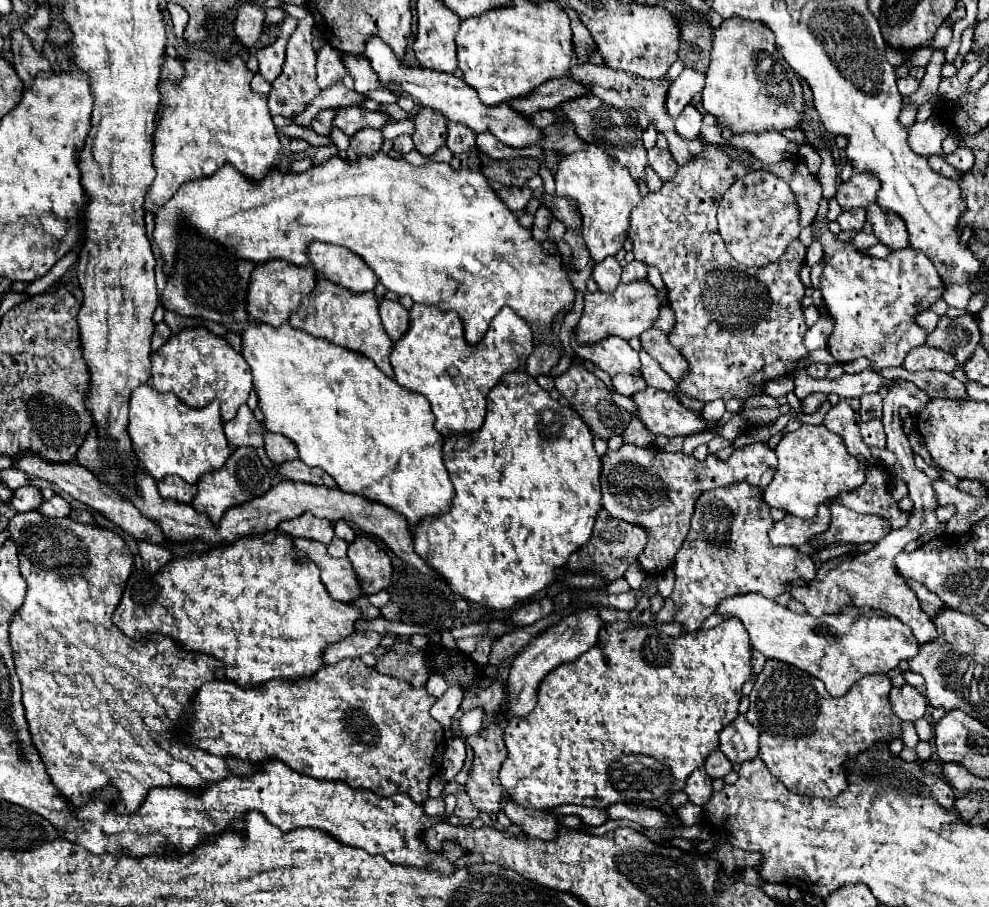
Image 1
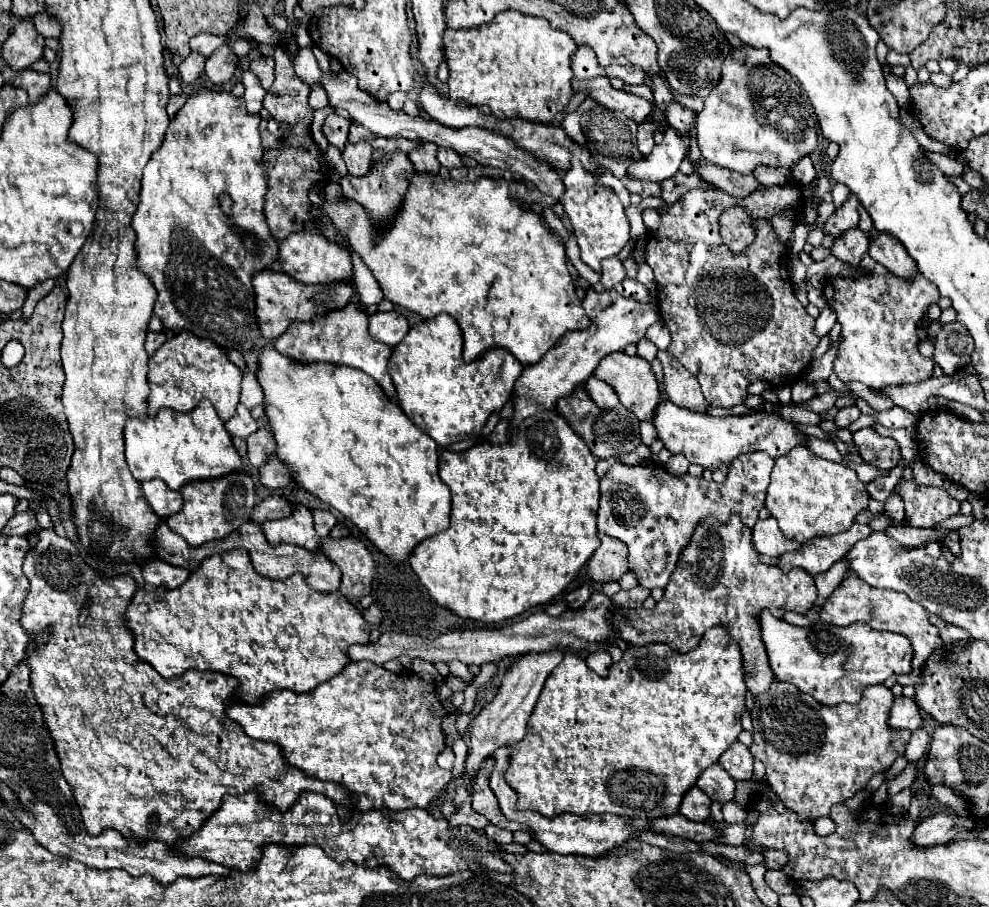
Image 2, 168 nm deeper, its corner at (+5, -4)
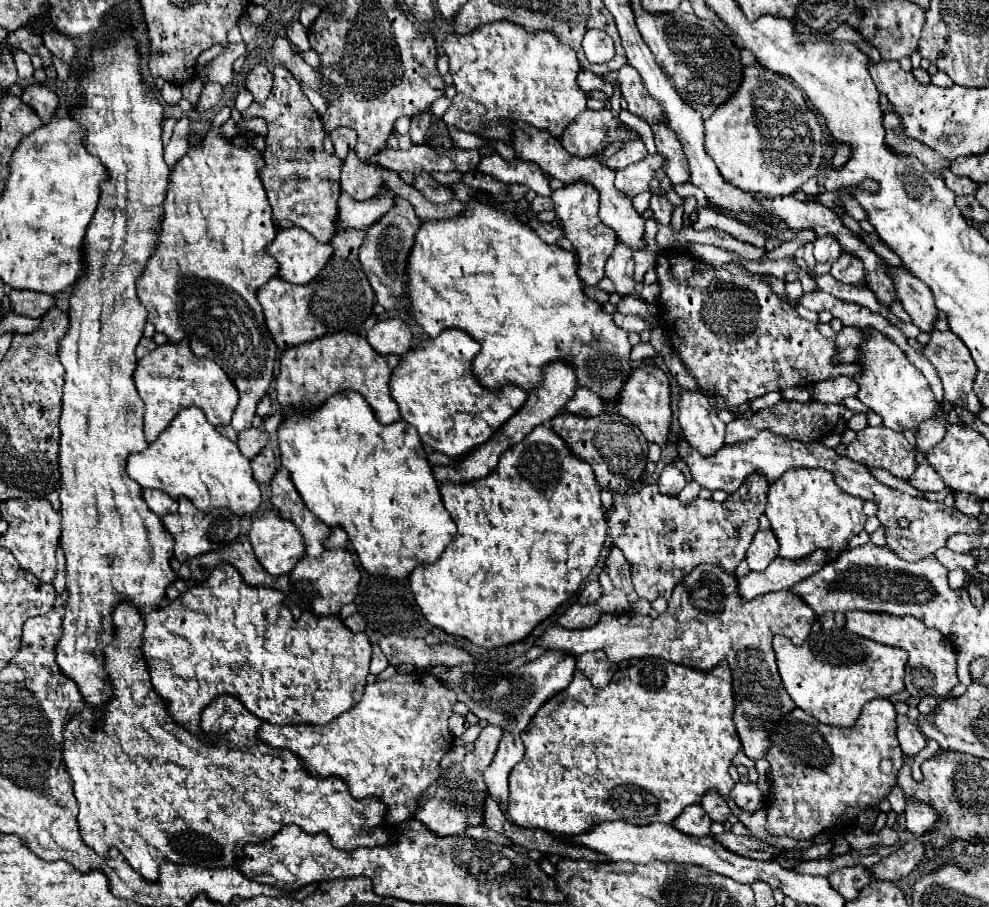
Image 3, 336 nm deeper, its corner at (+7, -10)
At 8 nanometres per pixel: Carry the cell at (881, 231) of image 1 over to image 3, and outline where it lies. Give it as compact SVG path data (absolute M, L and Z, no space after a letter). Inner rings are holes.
M887 267L889 277L895 283L895 291L899 301L903 303L903 309L911 315L913 323L921 327L921 331L933 331L933 321L937 315L933 295L921 279L917 279L911 271L905 267Z

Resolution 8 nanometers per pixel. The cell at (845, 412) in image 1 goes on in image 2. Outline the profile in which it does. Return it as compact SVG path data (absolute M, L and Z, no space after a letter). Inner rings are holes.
M843 407L843 409L839 409L839 413L837 413L837 417L835 417L835 423L837 423L837 427L845 429L845 427L849 427L859 415L861 415L861 411L859 411L857 407Z

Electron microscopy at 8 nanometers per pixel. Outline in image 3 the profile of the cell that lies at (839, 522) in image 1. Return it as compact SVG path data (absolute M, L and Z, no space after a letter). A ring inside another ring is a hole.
M817 549L813 555L803 559L783 559L777 557L769 567L761 573L749 573L739 577L739 591L743 599L753 599L757 595L765 595L771 591L781 591L797 585L799 581L807 579L809 575L823 569L831 559L829 551Z

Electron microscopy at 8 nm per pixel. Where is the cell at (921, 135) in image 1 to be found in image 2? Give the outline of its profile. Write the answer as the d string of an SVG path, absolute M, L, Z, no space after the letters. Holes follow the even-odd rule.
M925 151L925 153L927 153L927 157L929 157L947 177L961 177L961 175L963 175L963 165L961 165L957 159L949 157L949 155L941 155L941 153L929 153L929 151Z

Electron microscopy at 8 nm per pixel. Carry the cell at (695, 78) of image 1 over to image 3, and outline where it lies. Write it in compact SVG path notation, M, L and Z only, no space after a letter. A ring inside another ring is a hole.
M637 141L637 143L625 143L625 147L623 147L621 151L617 151L617 153L607 161L607 165L613 167L615 171L617 171L617 169L625 169L627 165L641 161L645 155L647 155L645 143L641 143L641 141Z

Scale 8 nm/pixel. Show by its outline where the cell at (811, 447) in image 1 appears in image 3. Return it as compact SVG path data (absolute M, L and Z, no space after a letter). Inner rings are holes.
M801 469L801 471L785 471L781 479L777 479L767 493L767 509L765 509L767 519L771 521L771 531L775 533L779 541L779 555L789 557L789 559L799 559L811 555L815 549L829 549L833 553L831 559L837 557L839 551L843 551L849 543L851 537L855 537L859 531L865 527L865 513L863 513L863 499L853 497L845 491L841 491L829 475L829 471L821 469Z

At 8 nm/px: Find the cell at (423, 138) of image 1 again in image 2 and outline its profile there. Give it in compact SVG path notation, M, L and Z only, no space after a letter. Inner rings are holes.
M425 143L419 149L409 153L409 159L415 167L417 173L429 173L429 175L437 175L439 173L439 161L437 161L437 145L433 143Z

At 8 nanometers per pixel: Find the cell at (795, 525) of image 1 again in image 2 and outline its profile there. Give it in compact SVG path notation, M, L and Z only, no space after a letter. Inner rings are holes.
M773 517L765 521L757 521L753 529L753 543L755 551L759 555L769 555L769 557L781 557L787 551L795 551L799 547L797 541L787 539L781 529L777 527L777 521Z

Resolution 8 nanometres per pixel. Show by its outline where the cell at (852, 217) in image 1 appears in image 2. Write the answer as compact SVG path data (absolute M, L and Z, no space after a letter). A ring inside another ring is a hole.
M849 229L847 233L843 233L843 237L835 239L835 245L831 247L831 255L835 255L837 259L857 267L863 259L863 255L867 255L869 251L869 237L861 231L861 229Z

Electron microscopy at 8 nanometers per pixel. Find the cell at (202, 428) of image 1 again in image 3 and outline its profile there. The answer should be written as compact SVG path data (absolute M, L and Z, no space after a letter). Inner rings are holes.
M187 407L185 411L181 411L177 415L177 419L165 429L165 433L161 433L159 439L149 443L149 447L145 451L131 453L127 459L127 475L133 481L137 481L143 489L145 487L159 489L159 491L165 491L167 495L171 495L173 499L187 497L201 511L213 511L217 507L227 507L227 509L235 511L237 515L249 515L261 503L261 491L251 475L249 461L241 455L239 447L233 441L229 441L225 435L221 435L205 419L205 413L201 413L201 409L197 409L197 407Z

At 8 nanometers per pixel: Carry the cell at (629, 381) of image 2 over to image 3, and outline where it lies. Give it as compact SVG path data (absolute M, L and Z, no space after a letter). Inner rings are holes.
M637 367L627 375L627 379L619 391L619 397L615 403L615 413L623 415L635 427L639 427L647 441L663 445L667 441L667 433L669 433L669 425L671 425L671 407L669 405L671 405L669 375L665 371L661 371L659 367Z

